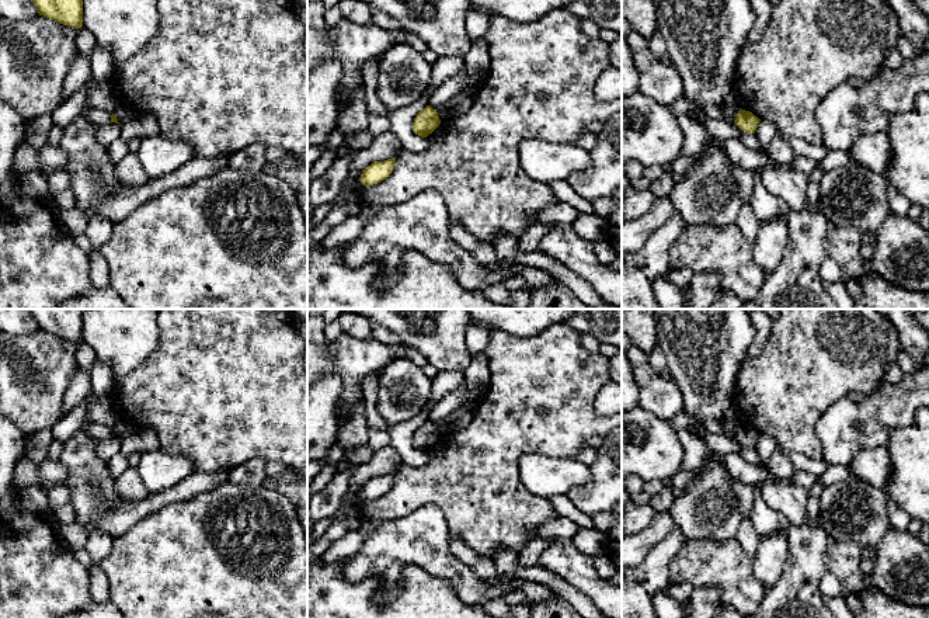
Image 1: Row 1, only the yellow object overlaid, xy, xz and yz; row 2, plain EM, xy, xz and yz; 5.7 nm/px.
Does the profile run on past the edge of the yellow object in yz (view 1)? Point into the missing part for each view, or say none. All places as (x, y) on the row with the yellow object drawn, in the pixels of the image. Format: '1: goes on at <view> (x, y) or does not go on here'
1: does not go on here

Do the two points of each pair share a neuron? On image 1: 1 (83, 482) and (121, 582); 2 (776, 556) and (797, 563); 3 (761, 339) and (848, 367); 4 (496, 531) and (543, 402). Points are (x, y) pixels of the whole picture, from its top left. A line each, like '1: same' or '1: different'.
1: different
2: different
3: different
4: same

